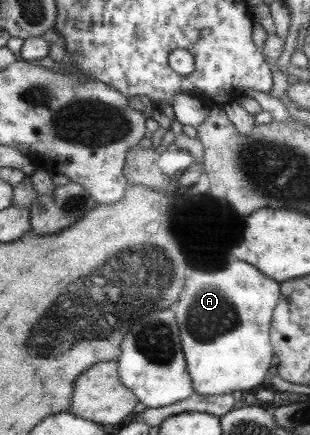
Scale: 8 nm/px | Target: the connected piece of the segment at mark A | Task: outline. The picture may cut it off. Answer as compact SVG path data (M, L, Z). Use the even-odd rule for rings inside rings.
M229 263L217 271L187 273L187 287L171 307L178 320L182 353L197 395L232 394L259 385L271 363L271 311L281 297L281 287L261 275L253 265Z

